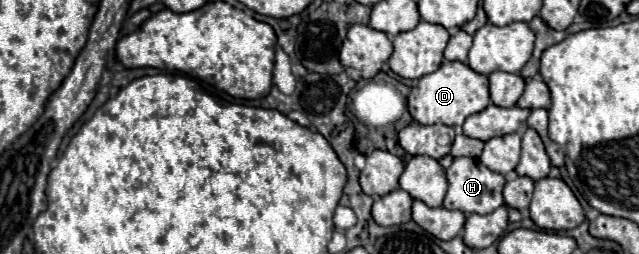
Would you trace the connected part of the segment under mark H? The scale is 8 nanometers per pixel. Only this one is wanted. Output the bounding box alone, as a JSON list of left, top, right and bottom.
[444,158,506,214]

